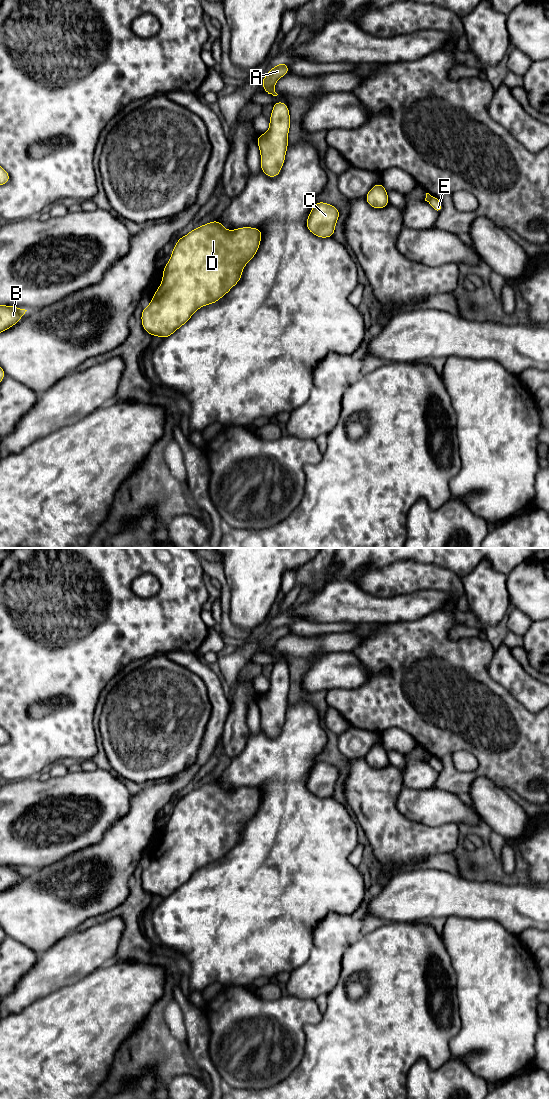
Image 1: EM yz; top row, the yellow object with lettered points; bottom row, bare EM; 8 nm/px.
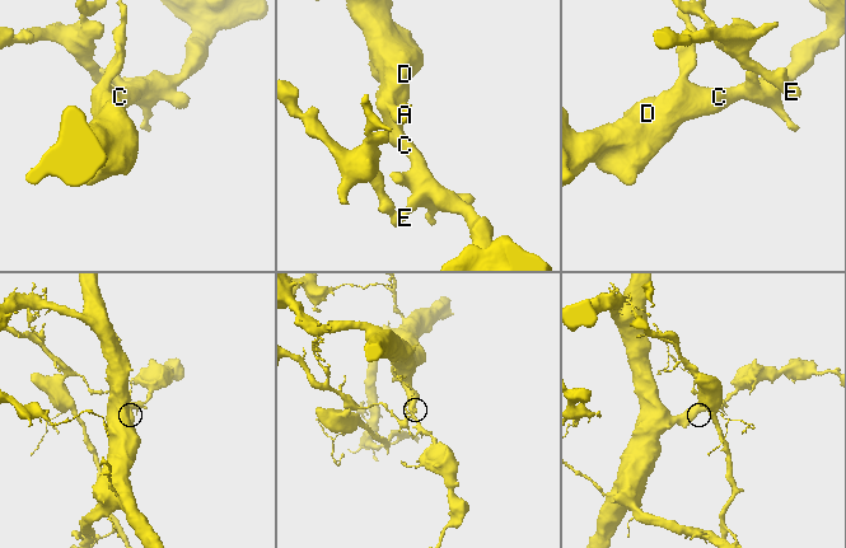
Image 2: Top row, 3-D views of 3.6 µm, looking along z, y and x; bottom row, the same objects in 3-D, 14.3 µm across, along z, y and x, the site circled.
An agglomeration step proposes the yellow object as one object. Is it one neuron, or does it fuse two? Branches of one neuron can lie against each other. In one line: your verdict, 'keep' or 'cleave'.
cleave

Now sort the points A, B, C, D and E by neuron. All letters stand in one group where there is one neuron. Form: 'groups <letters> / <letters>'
groups A B C D / E

